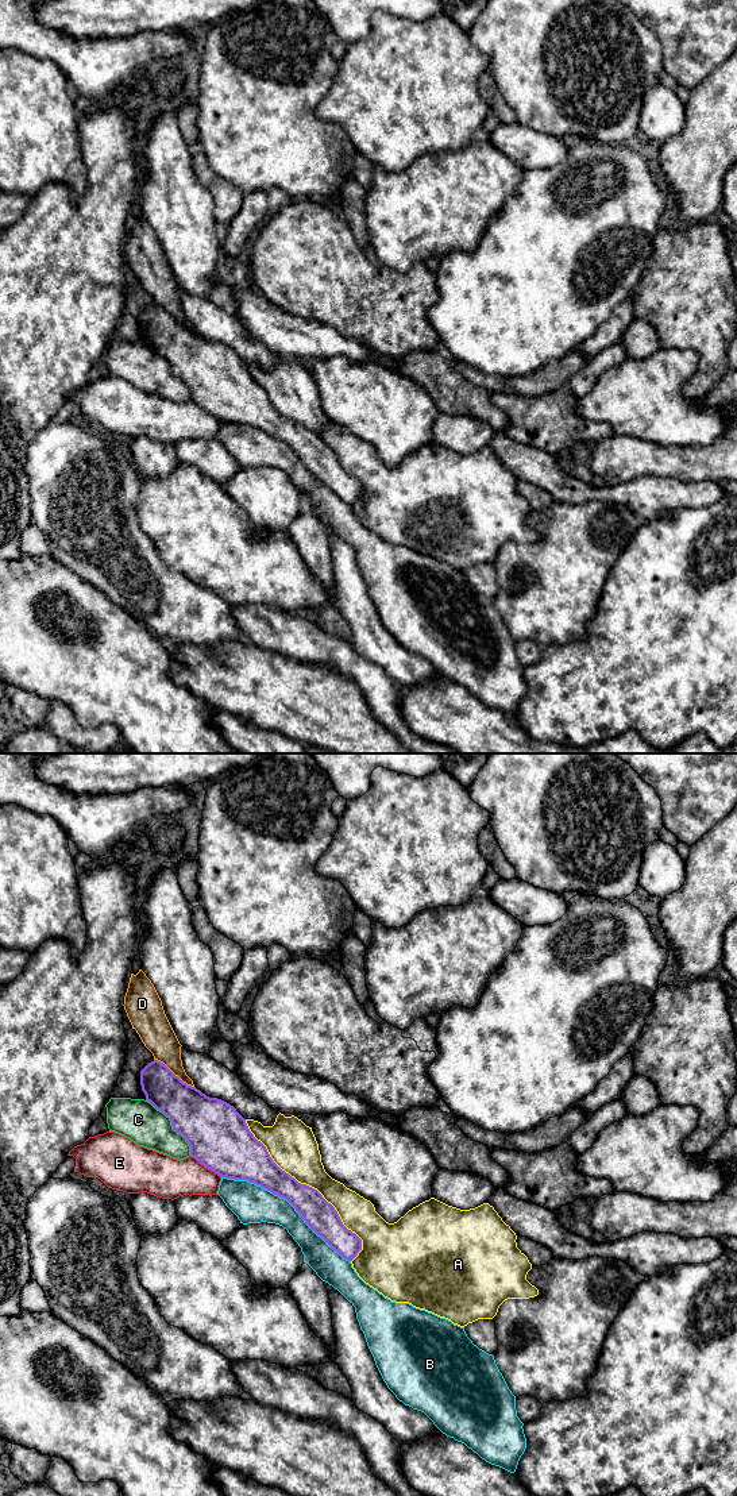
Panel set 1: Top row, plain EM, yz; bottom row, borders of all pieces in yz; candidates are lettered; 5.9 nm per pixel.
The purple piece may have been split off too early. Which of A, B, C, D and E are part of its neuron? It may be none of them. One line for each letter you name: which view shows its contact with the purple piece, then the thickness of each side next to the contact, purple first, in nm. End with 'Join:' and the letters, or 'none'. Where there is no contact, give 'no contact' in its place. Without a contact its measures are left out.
Join: none

